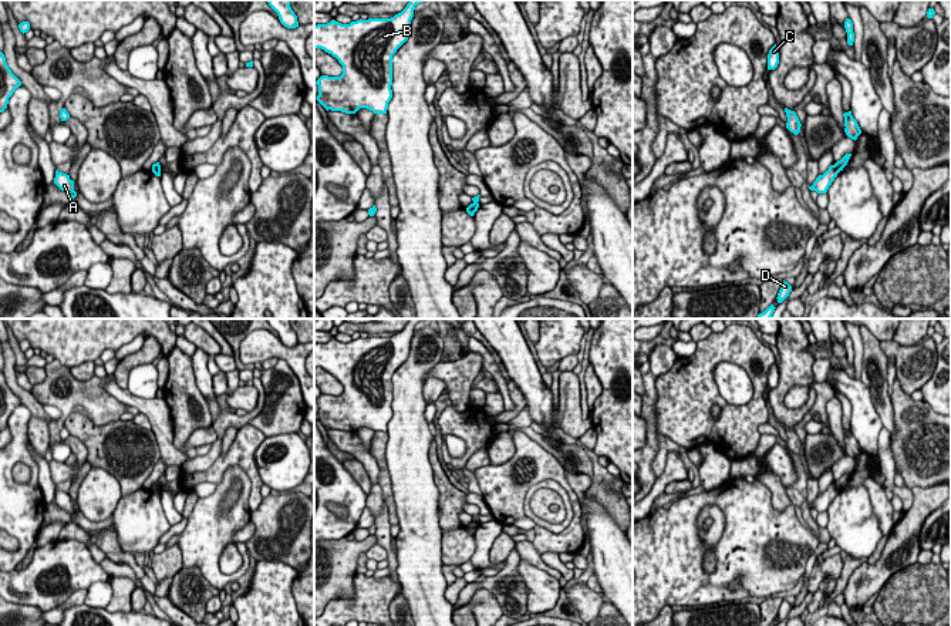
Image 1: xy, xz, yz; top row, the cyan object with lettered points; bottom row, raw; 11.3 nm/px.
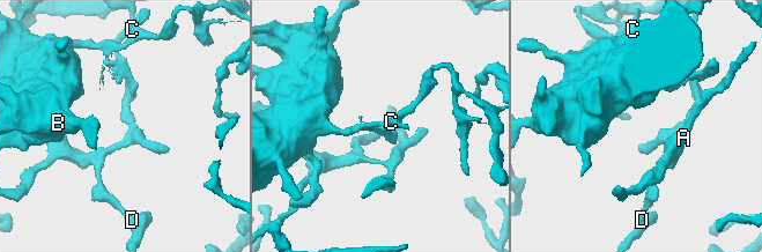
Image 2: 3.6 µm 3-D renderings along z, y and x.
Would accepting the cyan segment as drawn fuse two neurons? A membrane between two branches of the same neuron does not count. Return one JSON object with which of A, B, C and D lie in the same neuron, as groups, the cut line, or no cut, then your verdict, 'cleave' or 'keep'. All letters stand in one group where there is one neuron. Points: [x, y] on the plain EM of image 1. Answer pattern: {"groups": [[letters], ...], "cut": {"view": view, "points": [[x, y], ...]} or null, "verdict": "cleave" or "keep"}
{"groups": [["A", "D"], ["B", "C"]], "cut": {"view": "yz", "points": [[833, 484], [839, 490]]}, "verdict": "cleave"}

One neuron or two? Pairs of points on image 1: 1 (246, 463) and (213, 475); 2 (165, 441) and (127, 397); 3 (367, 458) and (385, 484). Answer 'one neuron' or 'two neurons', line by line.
1: one neuron
2: one neuron
3: two neurons

